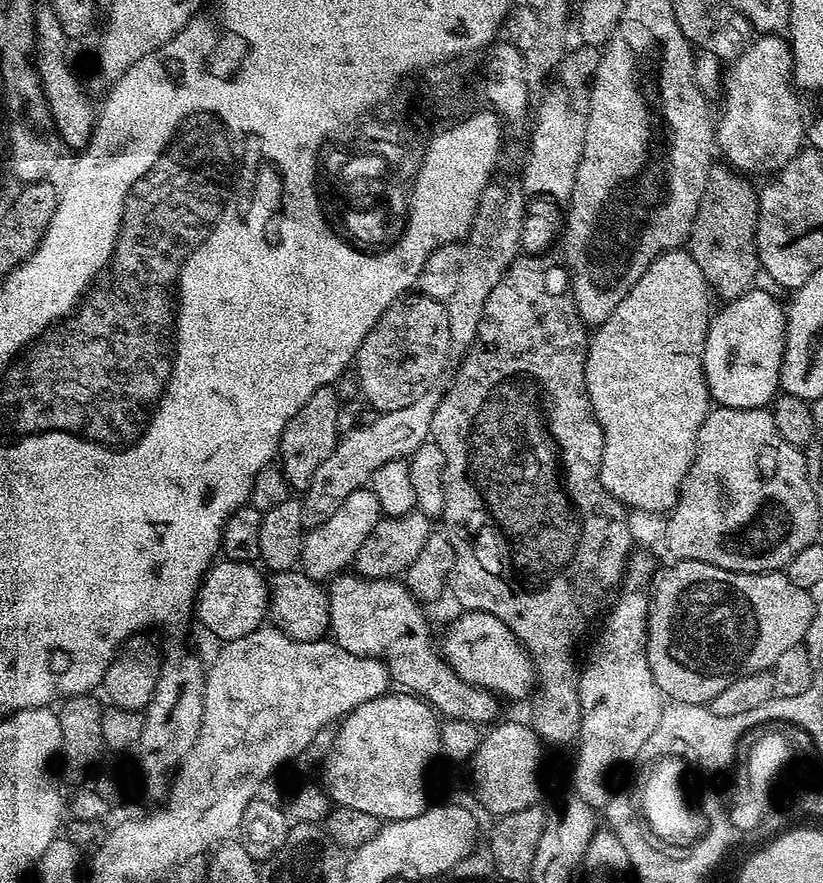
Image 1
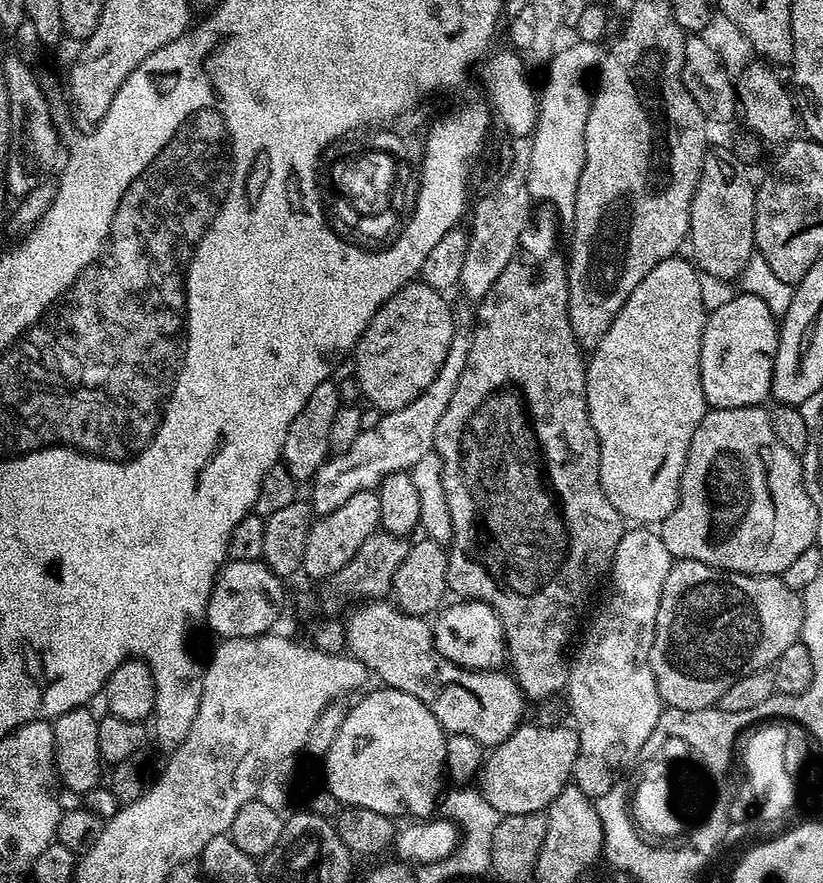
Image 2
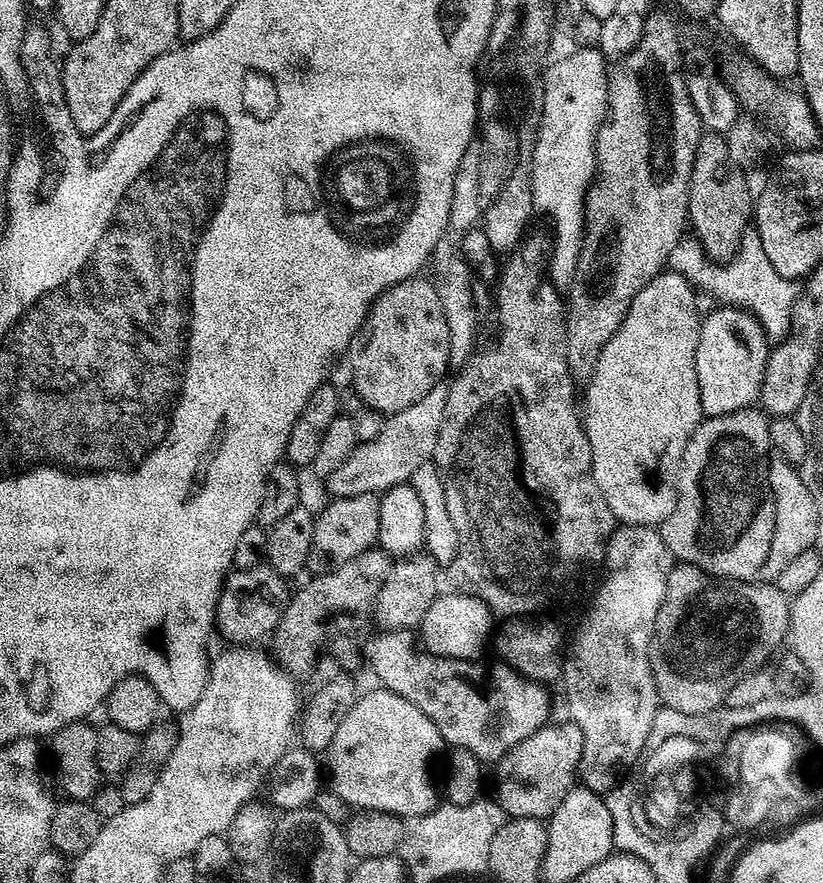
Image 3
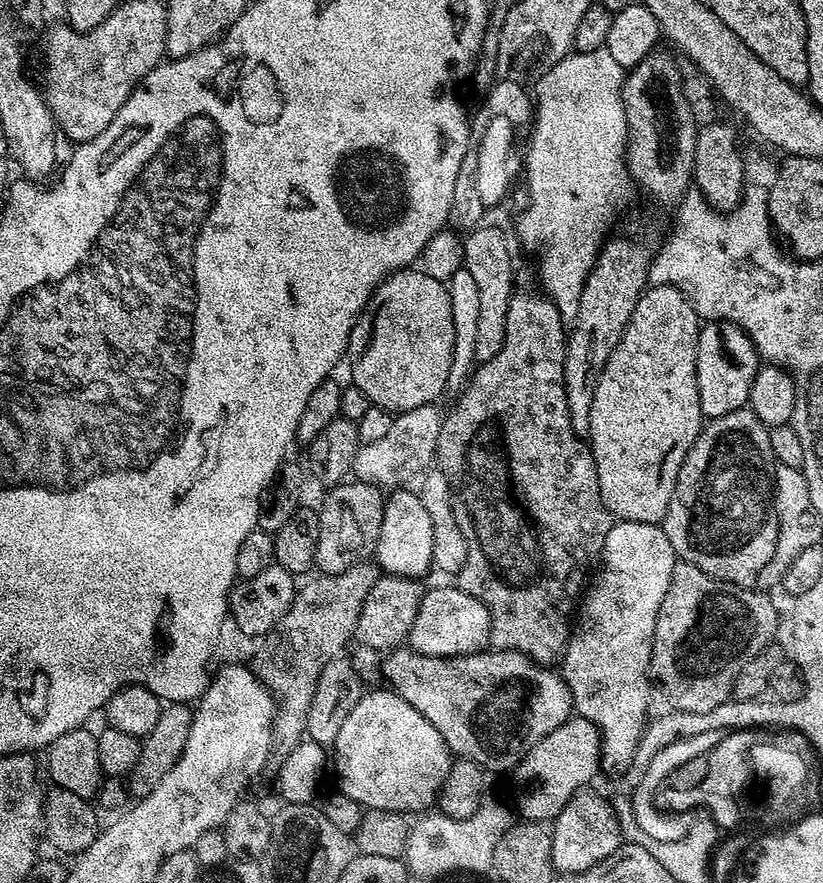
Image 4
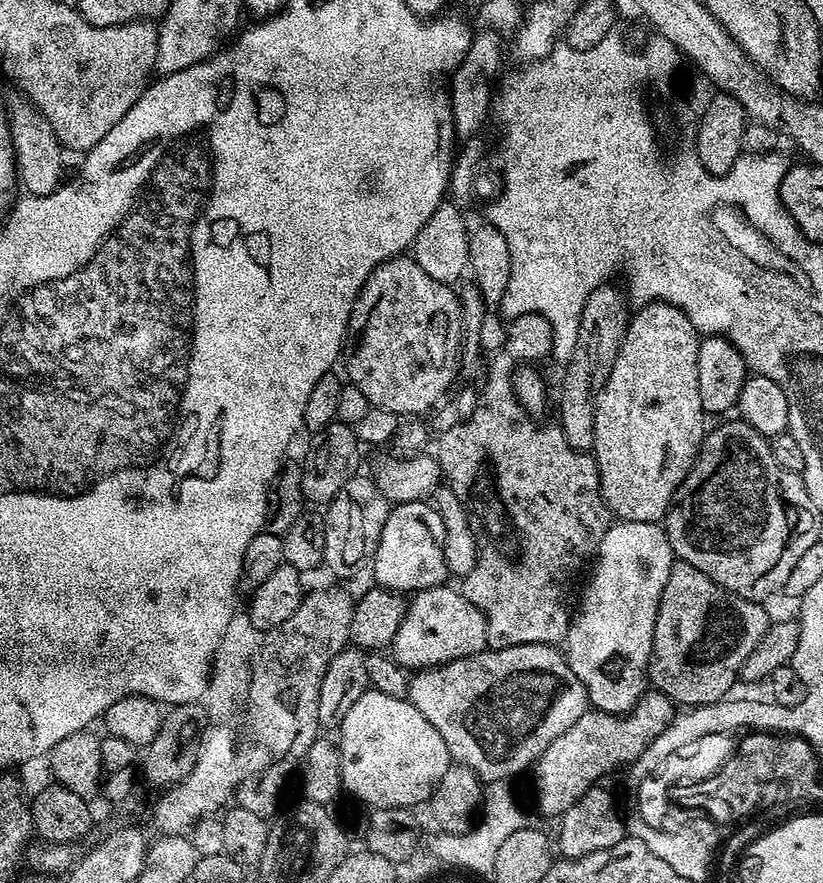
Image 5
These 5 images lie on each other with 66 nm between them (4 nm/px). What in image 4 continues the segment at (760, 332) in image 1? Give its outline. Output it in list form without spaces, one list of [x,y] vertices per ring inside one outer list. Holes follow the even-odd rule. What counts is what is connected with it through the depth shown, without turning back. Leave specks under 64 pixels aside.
[[[725,320],[705,323],[700,330],[696,359],[698,402],[704,417],[730,414],[745,407],[750,398],[750,386],[761,366],[762,361],[752,339],[738,325]]]

